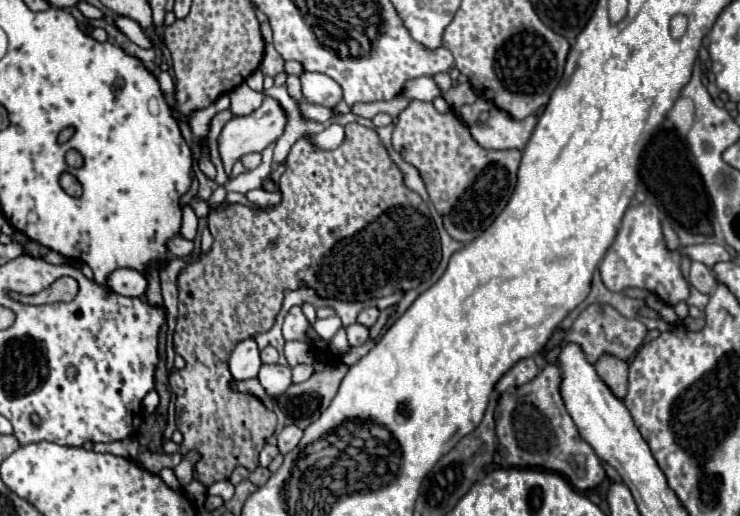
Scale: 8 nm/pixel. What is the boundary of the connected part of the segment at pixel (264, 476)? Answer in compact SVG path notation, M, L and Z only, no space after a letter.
M257 466L257 468L251 472L249 480L251 480L255 486L263 486L263 484L269 480L269 476L271 476L271 472L269 472L267 468L263 468L263 466Z

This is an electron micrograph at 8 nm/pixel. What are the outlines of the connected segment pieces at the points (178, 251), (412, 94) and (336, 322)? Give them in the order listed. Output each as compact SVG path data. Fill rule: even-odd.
M177 236L177 238L171 238L171 240L167 242L167 248L169 248L169 252L171 252L173 256L183 258L183 256L193 254L193 250L195 250L195 242L191 242L191 240L187 240L187 238Z
M431 76L413 78L411 82L405 82L405 86L403 86L403 96L431 102L435 96L439 96L439 88L437 88L437 84L433 82Z
M337 316L323 318L323 320L317 320L317 322L315 322L317 334L319 334L321 338L325 338L325 340L331 340L331 338L337 334L337 330L339 330L341 326L343 326L343 324L341 324L341 320L339 320Z

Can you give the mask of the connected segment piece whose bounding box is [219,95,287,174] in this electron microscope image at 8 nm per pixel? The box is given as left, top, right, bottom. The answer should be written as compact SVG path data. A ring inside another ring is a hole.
M263 96L263 102L259 110L251 112L249 116L235 116L221 132L221 138L219 138L219 152L221 152L221 158L223 158L223 164L225 164L225 172L229 174L233 164L249 154L249 152L261 152L263 148L267 148L269 144L277 142L277 138L285 132L285 126L287 126L287 114L285 110L281 108L281 104L271 98L271 96Z

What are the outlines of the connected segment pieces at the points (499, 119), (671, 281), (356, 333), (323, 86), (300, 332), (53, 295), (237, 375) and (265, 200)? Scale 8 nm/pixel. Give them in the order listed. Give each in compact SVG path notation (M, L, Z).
M499 108L489 110L489 118L485 122L475 122L469 126L473 138L479 146L487 150L523 150L531 132L537 124L535 116L527 116L523 120L511 118L507 112Z
M637 204L631 206L625 216L615 242L607 250L601 266L601 278L605 286L613 292L621 292L623 288L647 288L655 292L665 304L679 304L689 298L689 282L681 274L681 258L679 252L669 252L665 248L661 224L659 224L659 210L655 206Z
M351 324L347 328L347 338L349 338L349 346L363 346L363 342L369 340L369 328L361 324Z
M303 72L301 74L301 84L303 84L303 98L313 104L321 106L335 106L343 96L341 96L341 86L329 78L327 74L315 74L315 72Z
M291 308L289 314L285 316L285 324L283 324L283 336L285 340L307 340L305 330L307 330L309 322L305 318L305 314L301 312L301 308Z
M59 278L49 288L39 294L21 298L21 304L49 304L49 302L69 302L77 294L77 282L73 278Z
M247 338L237 344L237 348L231 352L229 368L235 380L249 380L255 378L261 370L263 362L259 358L259 348L253 338Z
M263 188L249 191L246 194L247 199L258 206L277 206L281 202L281 193L279 191L267 192Z

